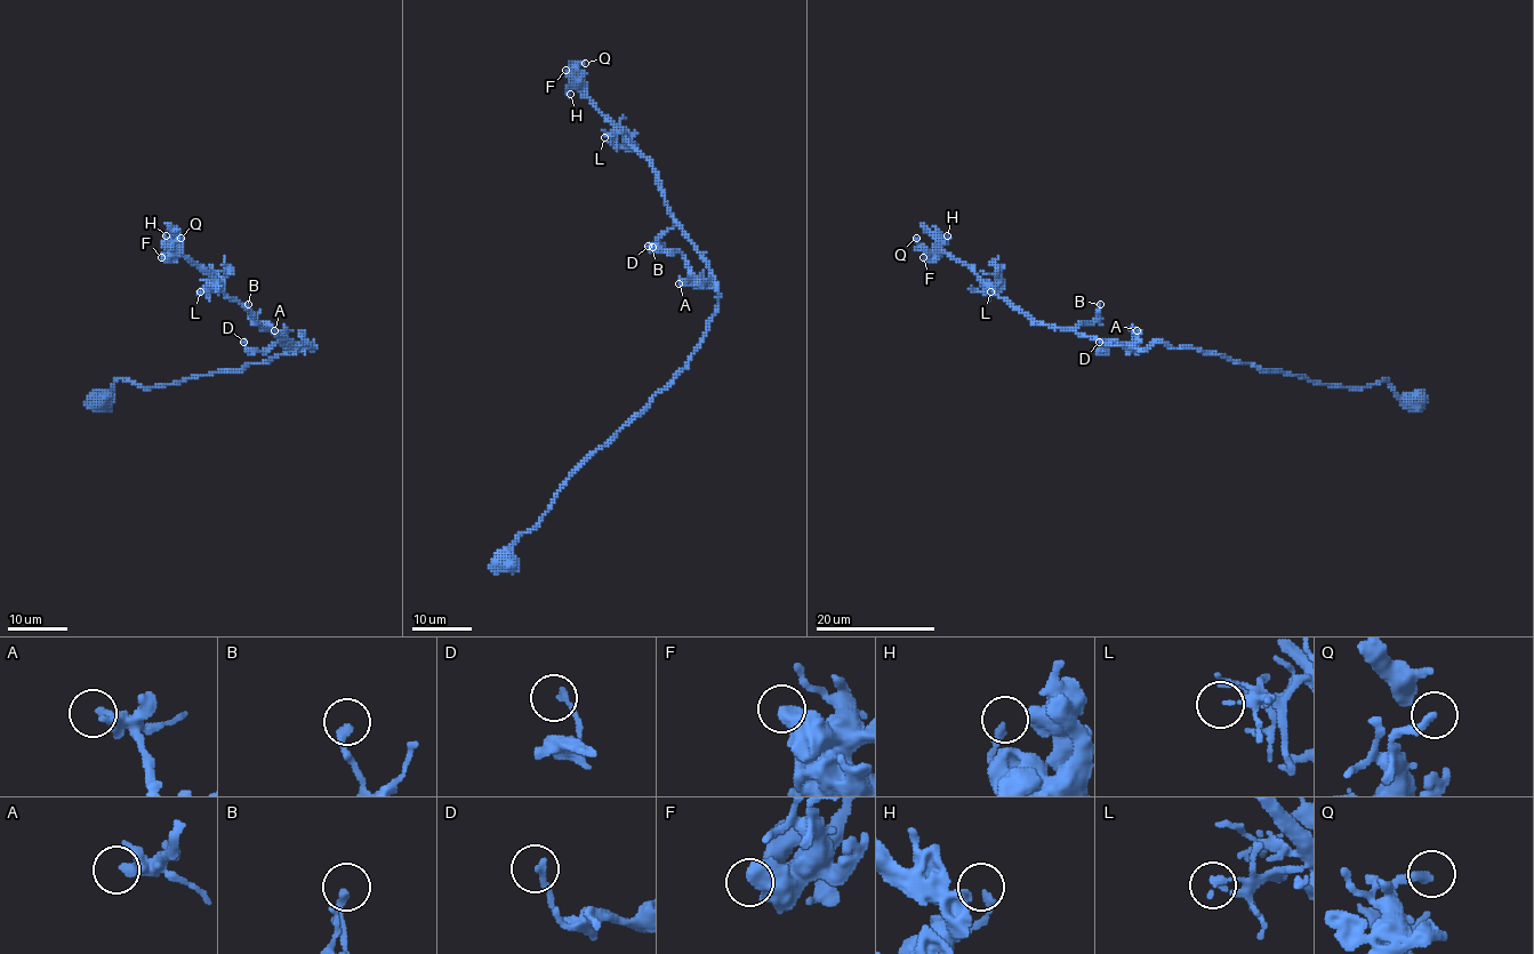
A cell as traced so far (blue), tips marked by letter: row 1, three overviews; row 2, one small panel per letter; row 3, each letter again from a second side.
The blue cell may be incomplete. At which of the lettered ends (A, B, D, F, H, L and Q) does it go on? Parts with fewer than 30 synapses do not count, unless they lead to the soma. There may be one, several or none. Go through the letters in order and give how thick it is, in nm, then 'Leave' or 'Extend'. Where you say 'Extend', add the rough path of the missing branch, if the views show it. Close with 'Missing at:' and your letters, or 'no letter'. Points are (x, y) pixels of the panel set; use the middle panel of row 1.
A: Thickness 260 nm. Leave
B: Thickness 240 nm. Leave
D: Thickness 180 nm. Leave
F: Thickness 650 nm. Leave
H: Thickness 220 nm. Leave
L: Thickness 110 nm. Leave
Q: Thickness 280 nm. Leave
Missing at: no letter

